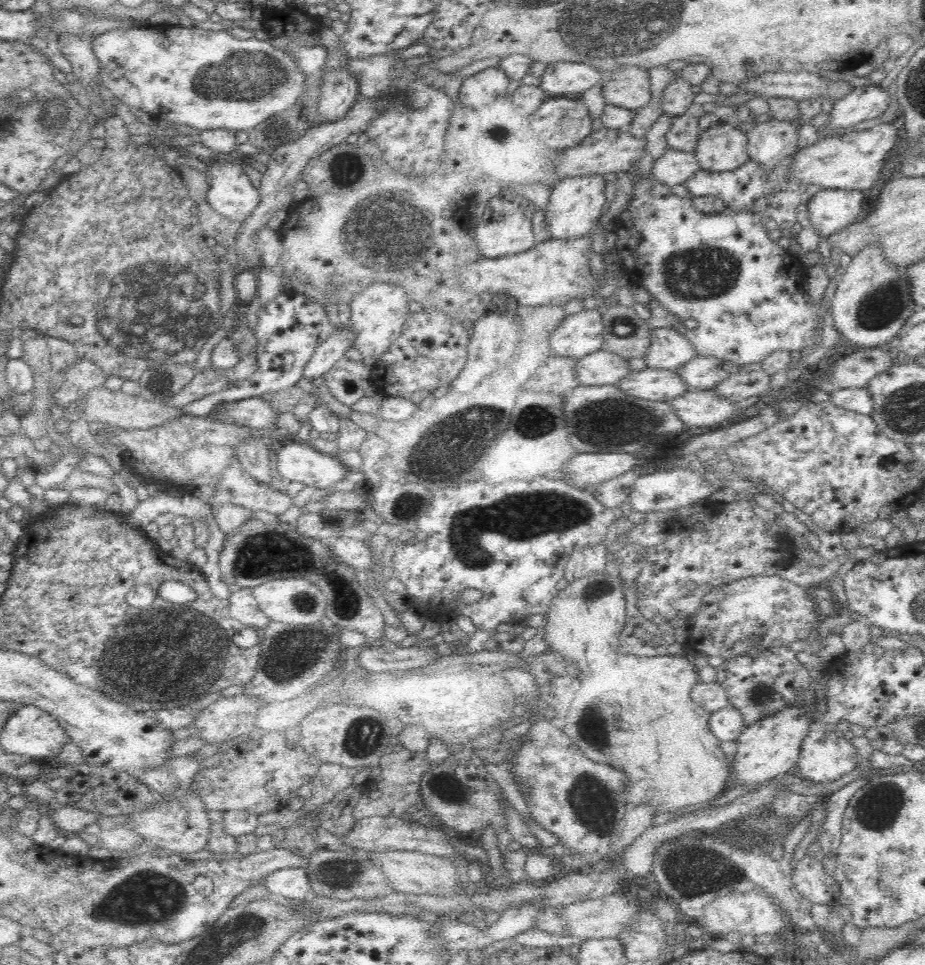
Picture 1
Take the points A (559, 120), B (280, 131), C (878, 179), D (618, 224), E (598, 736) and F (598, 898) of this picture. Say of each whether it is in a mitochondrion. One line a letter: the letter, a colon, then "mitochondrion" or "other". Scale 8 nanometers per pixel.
A: mitochondrion
B: mitochondrion
C: other
D: other
E: mitochondrion
F: other

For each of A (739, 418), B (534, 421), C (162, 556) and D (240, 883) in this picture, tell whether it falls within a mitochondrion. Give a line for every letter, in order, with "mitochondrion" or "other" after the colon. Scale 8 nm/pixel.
A: other
B: mitochondrion
C: other
D: other

